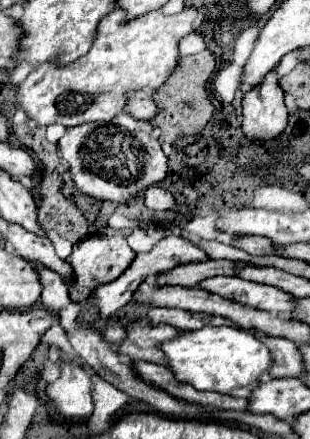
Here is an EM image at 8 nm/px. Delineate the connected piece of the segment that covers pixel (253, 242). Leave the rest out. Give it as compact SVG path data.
M253 235L239 237L239 239L231 241L231 245L239 247L239 249L245 249L251 255L269 255L269 253L273 253L277 249L275 243L269 241L267 237L253 237Z

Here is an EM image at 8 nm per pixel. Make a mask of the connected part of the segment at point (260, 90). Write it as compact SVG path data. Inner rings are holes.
M273 69L243 97L243 131L253 141L267 141L277 137L285 125L287 107L283 105L283 89Z

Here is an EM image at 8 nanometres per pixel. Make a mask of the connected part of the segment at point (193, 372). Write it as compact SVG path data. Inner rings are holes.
M203 327L199 331L181 333L177 339L161 345L167 357L167 367L175 373L179 381L191 383L201 391L217 391L231 393L235 387L253 385L259 381L263 373L267 373L273 365L271 351L265 343L261 343L253 333L239 327Z

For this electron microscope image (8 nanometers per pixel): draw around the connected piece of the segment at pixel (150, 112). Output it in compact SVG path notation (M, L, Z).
M133 93L133 97L129 97L129 105L127 111L135 117L135 119L151 119L155 115L161 113L161 107L155 103L155 99L147 93Z

